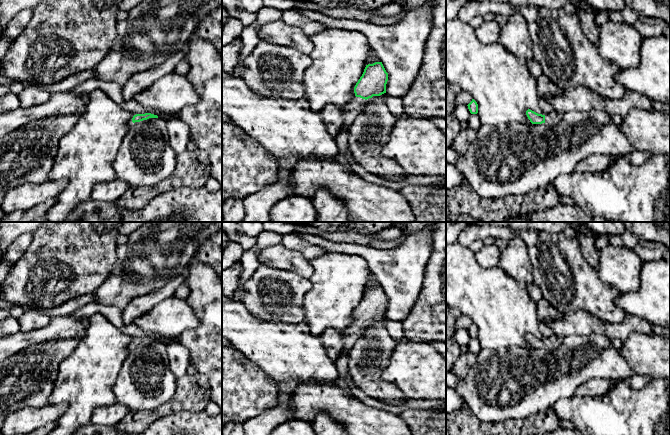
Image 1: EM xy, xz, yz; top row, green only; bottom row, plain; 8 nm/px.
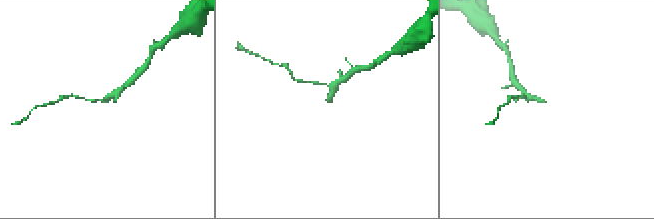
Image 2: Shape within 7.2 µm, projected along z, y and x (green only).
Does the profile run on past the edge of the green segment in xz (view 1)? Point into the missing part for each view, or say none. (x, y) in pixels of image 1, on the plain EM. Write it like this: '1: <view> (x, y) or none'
1: xz (354, 331)

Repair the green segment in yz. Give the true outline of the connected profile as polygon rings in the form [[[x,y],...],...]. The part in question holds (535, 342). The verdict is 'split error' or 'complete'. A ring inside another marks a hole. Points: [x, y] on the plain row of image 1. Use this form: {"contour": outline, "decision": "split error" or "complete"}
{"contour": [[[528,333],[526,339],[532,348],[546,347],[549,350],[558,349],[563,343],[563,338],[555,334],[550,338],[542,339]]], "decision": "split error"}

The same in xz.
{"contour": [[[382,286],[366,289],[364,296],[354,311],[355,320],[343,331],[344,347],[350,348],[364,333],[366,324],[386,317],[388,297]]], "decision": "split error"}

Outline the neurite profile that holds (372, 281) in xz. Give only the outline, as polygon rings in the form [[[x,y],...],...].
[[[370,272],[367,278],[367,283],[364,286],[364,293],[368,288],[373,288],[375,286],[381,286],[381,285],[377,280],[376,276],[372,272]]]

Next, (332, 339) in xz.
[[[328,329],[320,335],[320,338],[331,359],[339,355],[344,348],[342,331]]]

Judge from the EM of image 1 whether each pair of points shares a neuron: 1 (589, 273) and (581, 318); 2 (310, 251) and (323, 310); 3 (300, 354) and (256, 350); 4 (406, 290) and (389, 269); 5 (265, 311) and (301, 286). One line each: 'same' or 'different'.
1: different
2: different
3: same
4: same
5: same

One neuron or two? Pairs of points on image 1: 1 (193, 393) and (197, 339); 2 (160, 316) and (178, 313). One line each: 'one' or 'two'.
1: two
2: one

